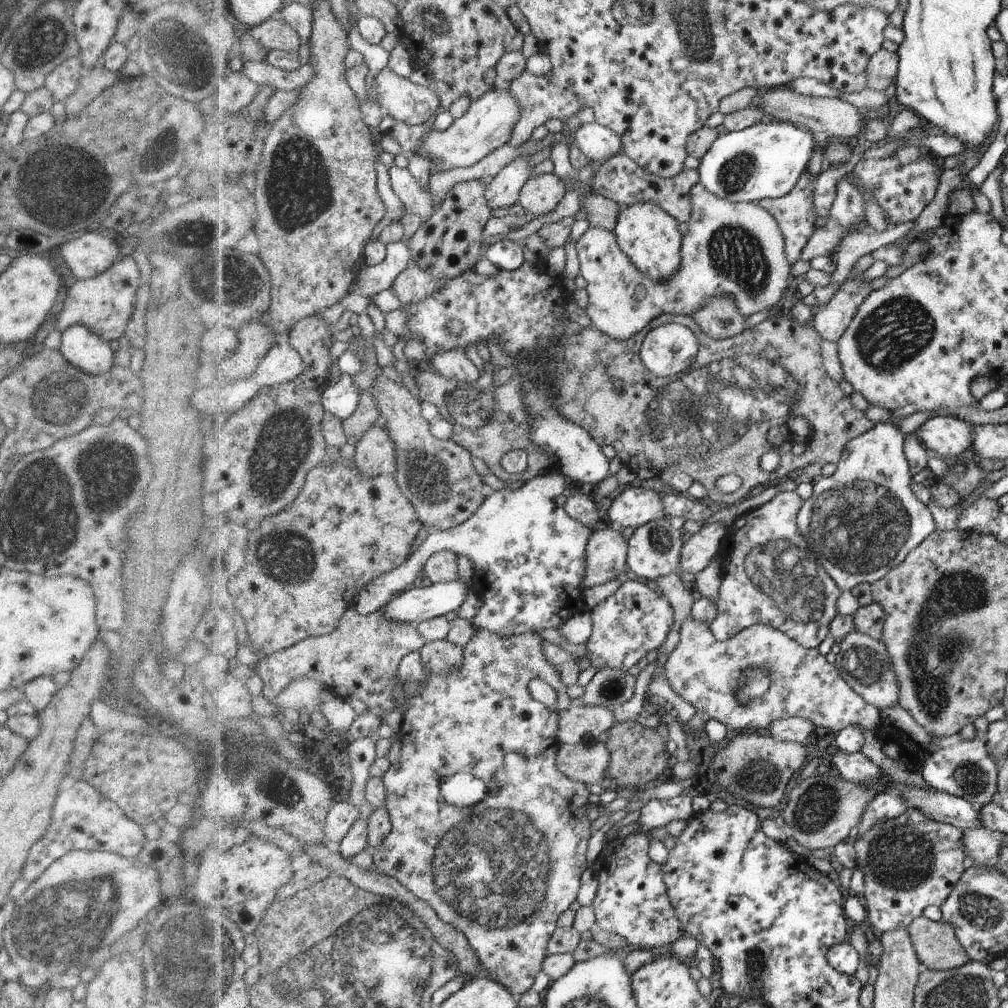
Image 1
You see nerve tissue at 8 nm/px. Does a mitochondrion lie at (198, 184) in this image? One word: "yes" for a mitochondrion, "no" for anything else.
no

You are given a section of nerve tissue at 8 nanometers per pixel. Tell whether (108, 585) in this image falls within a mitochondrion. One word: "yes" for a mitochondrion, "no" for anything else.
no

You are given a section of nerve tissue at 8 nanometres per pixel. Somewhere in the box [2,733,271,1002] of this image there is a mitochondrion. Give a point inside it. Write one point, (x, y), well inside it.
(66, 917)

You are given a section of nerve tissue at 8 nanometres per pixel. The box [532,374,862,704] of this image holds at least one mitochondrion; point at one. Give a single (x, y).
(791, 590)

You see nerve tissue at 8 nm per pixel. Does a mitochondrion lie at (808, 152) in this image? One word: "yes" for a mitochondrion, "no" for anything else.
no

